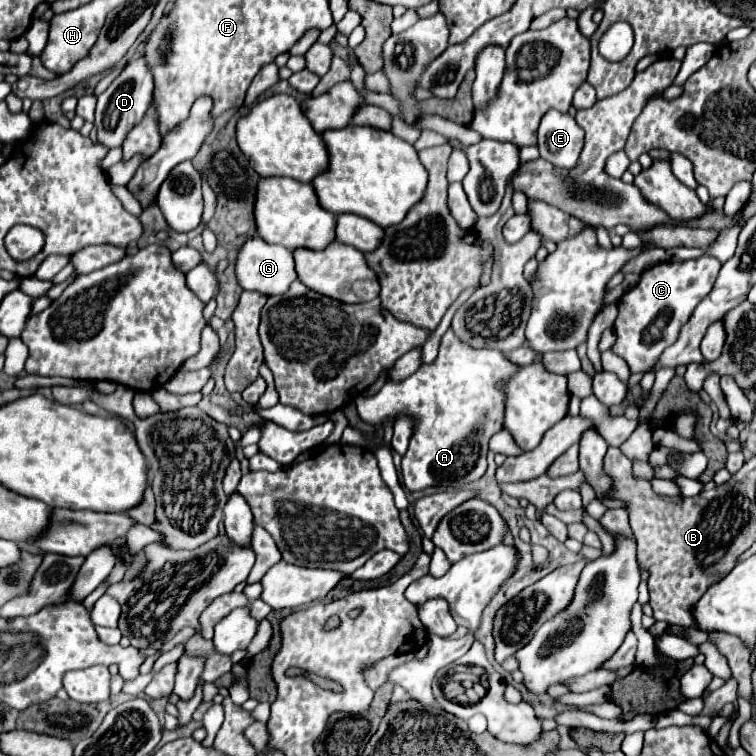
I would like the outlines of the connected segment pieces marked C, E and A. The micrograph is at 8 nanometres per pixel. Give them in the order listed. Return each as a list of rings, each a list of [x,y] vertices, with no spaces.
[[[700,257],[682,263],[664,261],[646,269],[638,285],[628,289],[618,301],[618,317],[614,323],[616,343],[610,351],[622,357],[632,373],[646,373],[656,357],[676,341],[696,305],[712,291],[720,265],[716,257]]]
[[[550,109],[538,127],[538,149],[540,157],[558,165],[574,167],[584,145],[584,129],[568,113]]]
[[[446,331],[444,337],[442,337],[442,341],[440,341],[440,353],[438,353],[436,361],[430,363],[430,365],[422,363],[416,373],[412,373],[410,377],[406,377],[404,381],[398,383],[398,405],[402,405],[402,409],[396,411],[396,417],[400,417],[400,415],[414,417],[410,447],[408,447],[406,455],[402,457],[402,479],[404,479],[404,485],[406,485],[408,491],[424,491],[426,487],[440,487],[440,485],[442,487],[462,489],[462,485],[468,485],[472,481],[478,481],[484,475],[484,471],[486,471],[486,453],[488,453],[488,439],[502,429],[502,413],[504,413],[502,411],[502,407],[504,407],[504,395],[494,385],[496,385],[496,381],[510,377],[516,369],[518,369],[518,365],[510,363],[504,357],[504,353],[496,353],[496,349],[468,349],[468,345],[464,345],[452,331]]]

